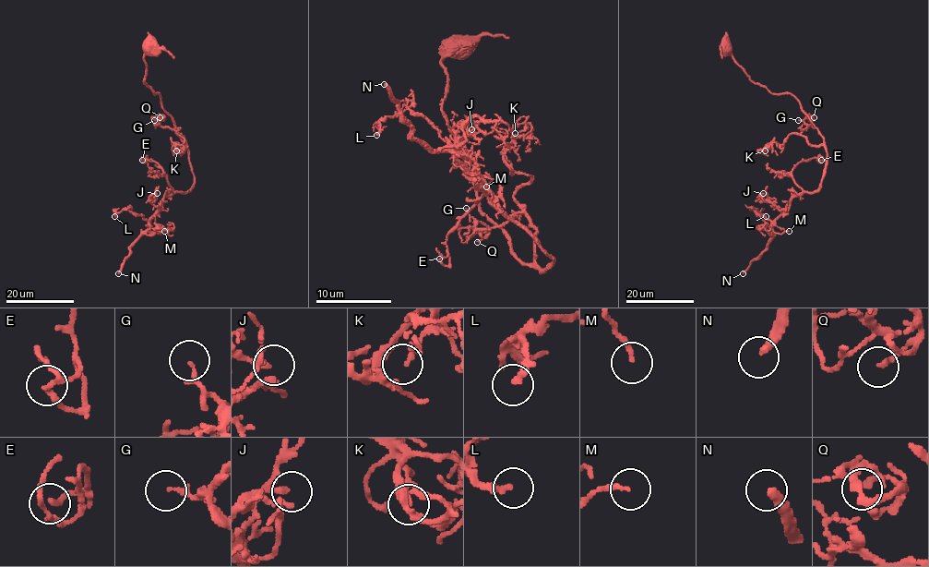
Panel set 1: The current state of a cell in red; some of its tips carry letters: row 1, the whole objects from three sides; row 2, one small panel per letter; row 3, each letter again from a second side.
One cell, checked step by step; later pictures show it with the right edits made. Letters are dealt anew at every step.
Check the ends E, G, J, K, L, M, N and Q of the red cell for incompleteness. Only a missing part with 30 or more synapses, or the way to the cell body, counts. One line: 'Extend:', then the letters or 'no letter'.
Extend: N

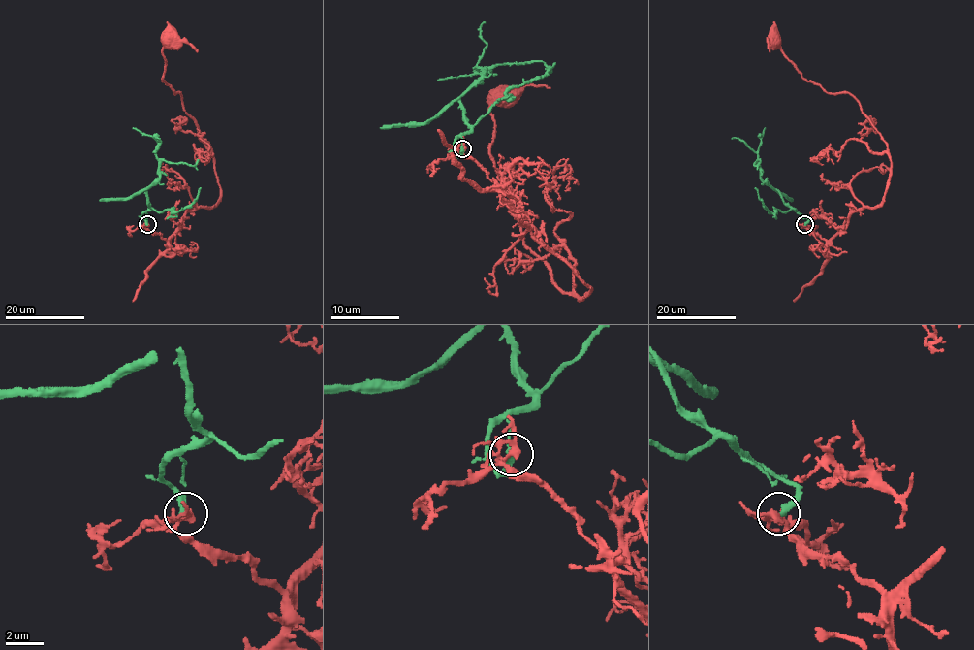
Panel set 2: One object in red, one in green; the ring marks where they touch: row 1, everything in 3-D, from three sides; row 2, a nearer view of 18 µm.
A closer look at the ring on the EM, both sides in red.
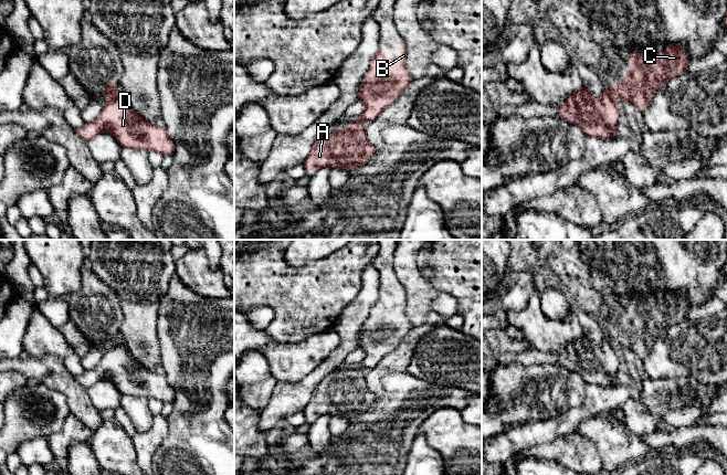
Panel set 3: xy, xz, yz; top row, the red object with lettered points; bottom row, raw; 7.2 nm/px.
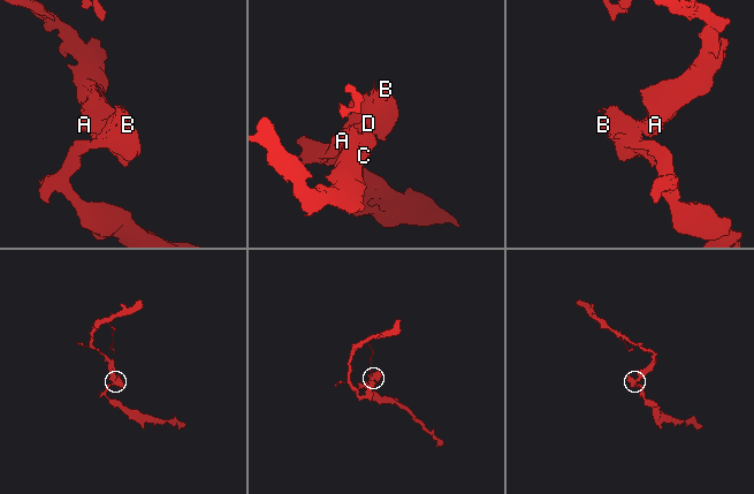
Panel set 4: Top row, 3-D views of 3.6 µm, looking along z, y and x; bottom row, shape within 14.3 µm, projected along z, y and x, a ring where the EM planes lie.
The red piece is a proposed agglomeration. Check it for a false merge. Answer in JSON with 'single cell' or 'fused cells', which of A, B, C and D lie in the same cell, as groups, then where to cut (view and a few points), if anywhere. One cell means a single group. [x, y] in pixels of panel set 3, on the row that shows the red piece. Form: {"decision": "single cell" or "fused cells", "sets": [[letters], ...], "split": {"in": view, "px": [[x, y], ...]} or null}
{"decision": "fused cells", "sets": [["A", "C"], ["B", "D"]], "split": {"in": "yz", "px": [[607, 87], [615, 101]]}}

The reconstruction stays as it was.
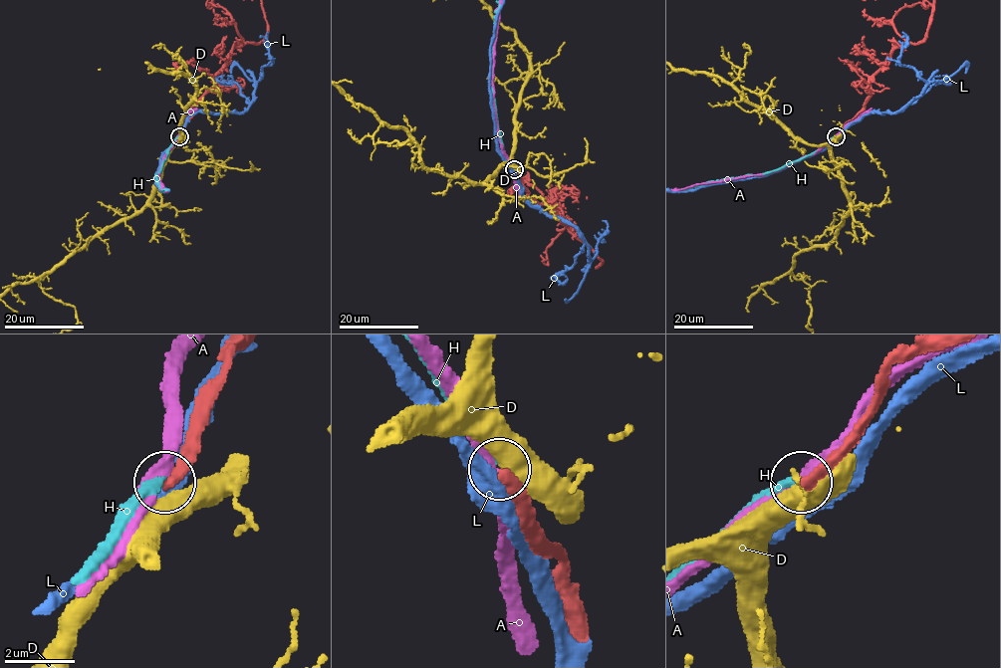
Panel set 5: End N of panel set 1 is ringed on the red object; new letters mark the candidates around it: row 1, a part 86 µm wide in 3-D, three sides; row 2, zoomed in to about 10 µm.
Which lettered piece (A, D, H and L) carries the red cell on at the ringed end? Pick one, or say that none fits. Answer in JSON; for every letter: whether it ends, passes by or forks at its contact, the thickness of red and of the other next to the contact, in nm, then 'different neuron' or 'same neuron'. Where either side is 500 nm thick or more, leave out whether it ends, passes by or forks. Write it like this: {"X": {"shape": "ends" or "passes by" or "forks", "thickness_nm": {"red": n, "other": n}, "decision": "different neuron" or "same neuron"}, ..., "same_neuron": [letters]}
{"A": {"shape": "passes by", "thickness_nm": {"red": 440, "other": 360}, "decision": "different neuron"}, "D": {"thickness_nm": {"red": 340, "other": 550}, "decision": "different neuron"}, "H": {"shape": "ends", "thickness_nm": {"red": 320, "other": 260}, "decision": "different neuron"}, "L": {"thickness_nm": {"red": 320, "other": 550}, "decision": "different neuron"}, "same_neuron": []}

